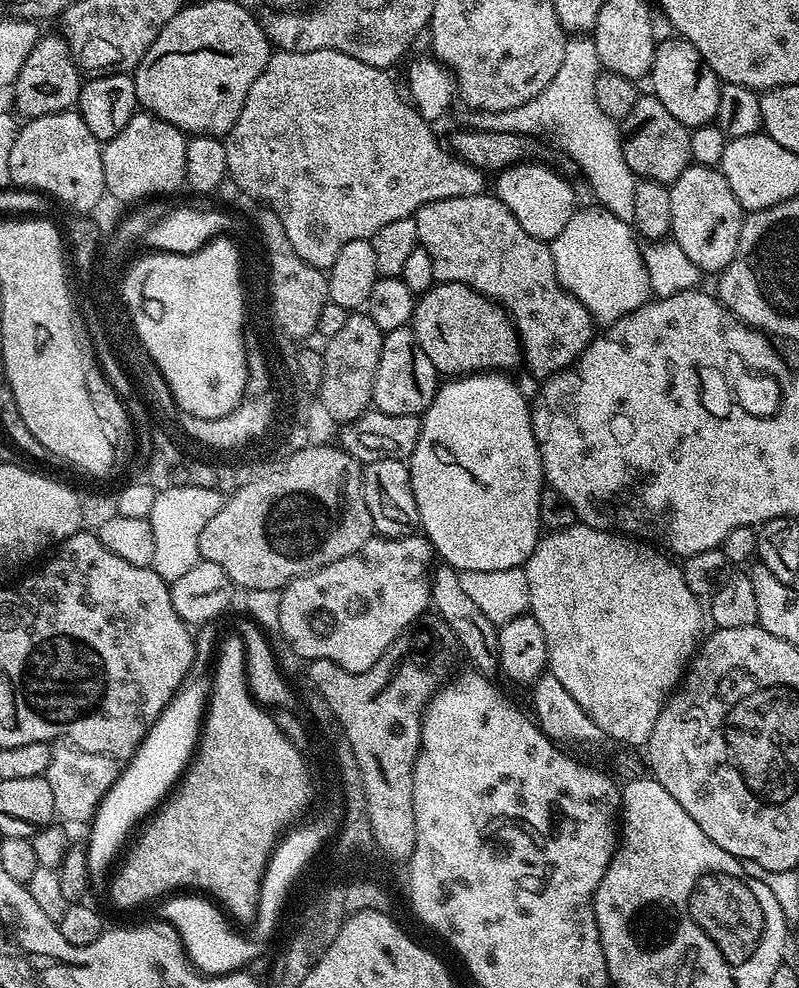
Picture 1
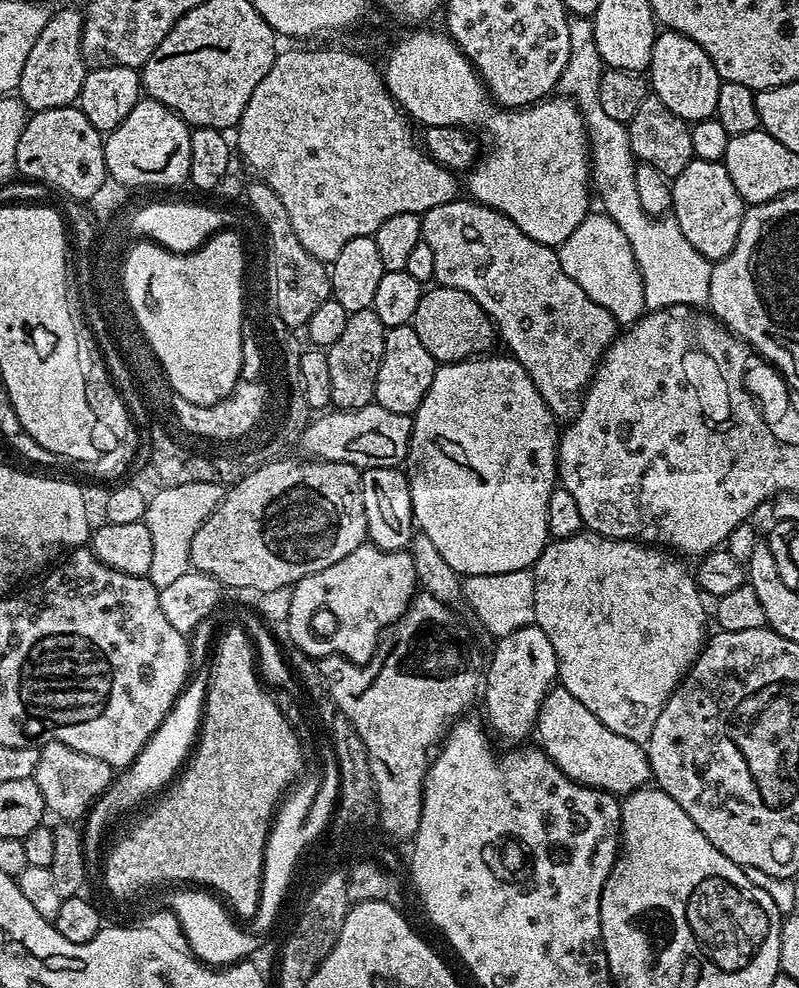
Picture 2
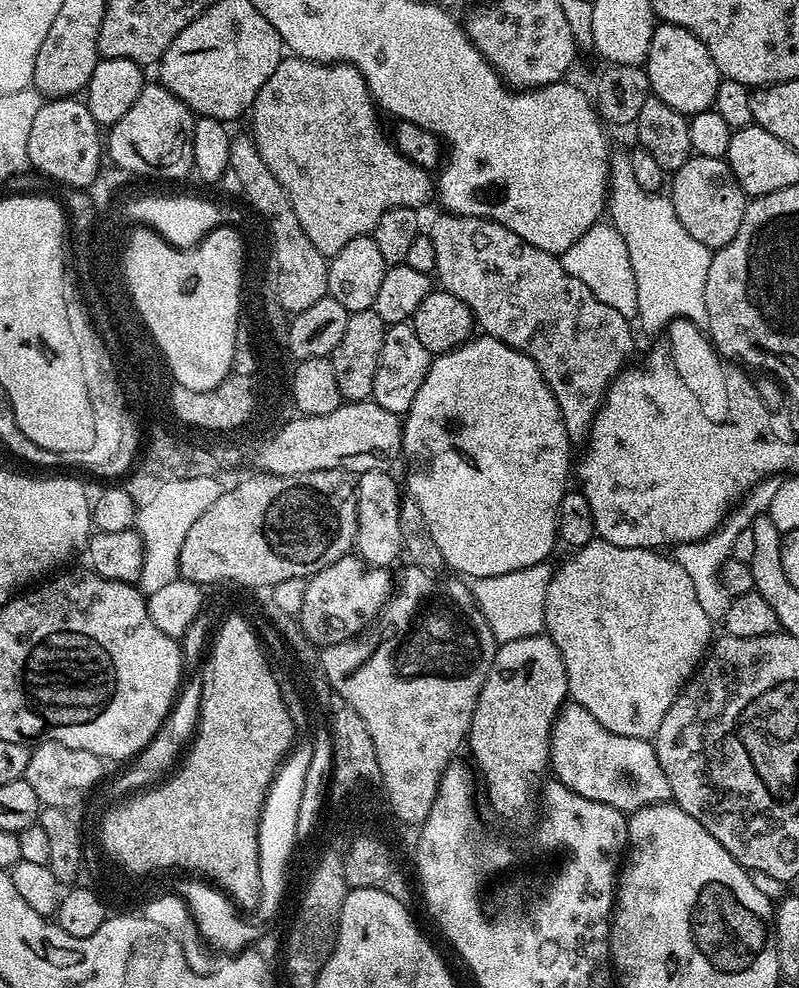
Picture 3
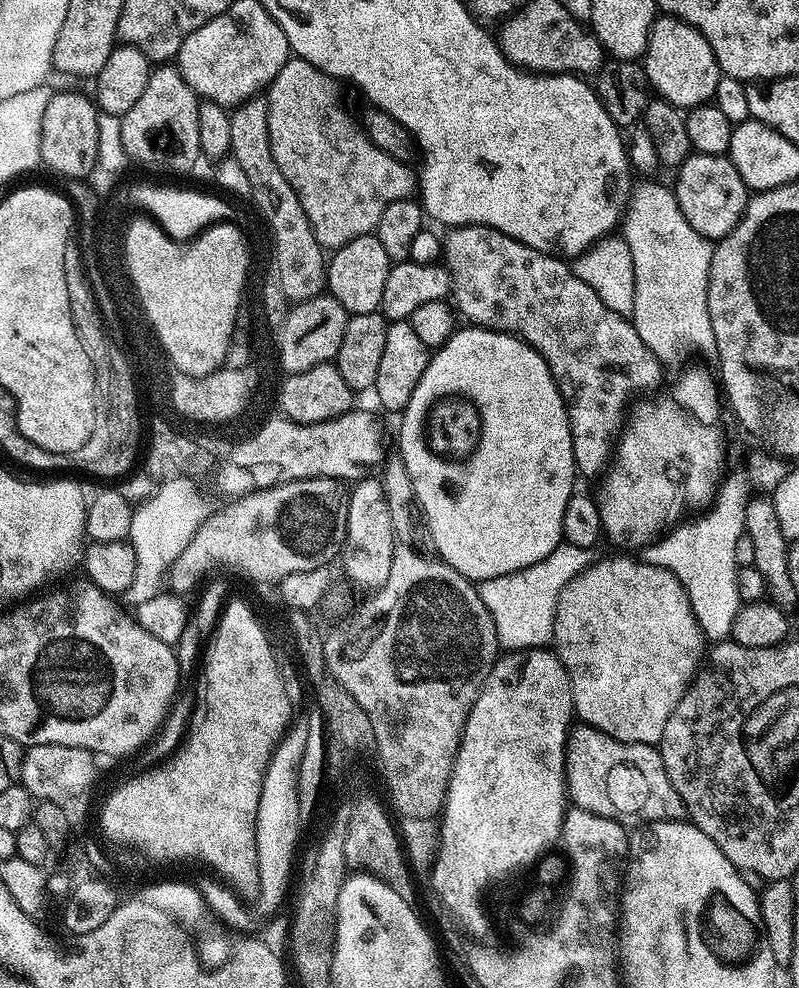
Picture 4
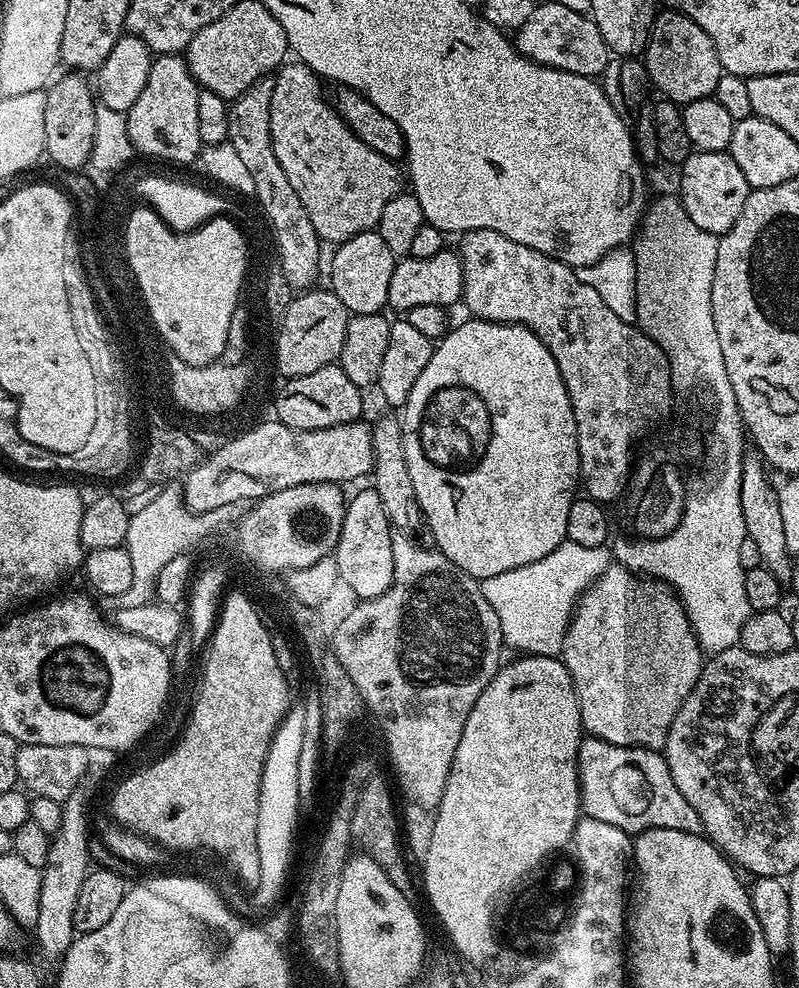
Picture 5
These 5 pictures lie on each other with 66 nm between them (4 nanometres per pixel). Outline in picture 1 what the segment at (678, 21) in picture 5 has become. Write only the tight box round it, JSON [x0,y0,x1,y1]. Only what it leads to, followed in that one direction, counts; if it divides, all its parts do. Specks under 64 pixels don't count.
[650,38,721,130]

